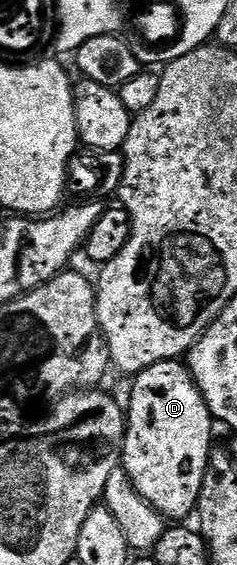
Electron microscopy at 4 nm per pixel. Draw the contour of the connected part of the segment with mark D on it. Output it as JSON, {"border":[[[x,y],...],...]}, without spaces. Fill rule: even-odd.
{"border":[[[180,360],[155,363],[136,374],[134,381],[137,382],[129,393],[129,405],[127,401],[125,439],[121,447],[120,464],[141,498],[165,520],[179,523],[197,508],[199,487],[203,487],[203,475],[209,462],[209,450],[215,445],[215,422],[199,387],[193,382],[188,364]]]}

